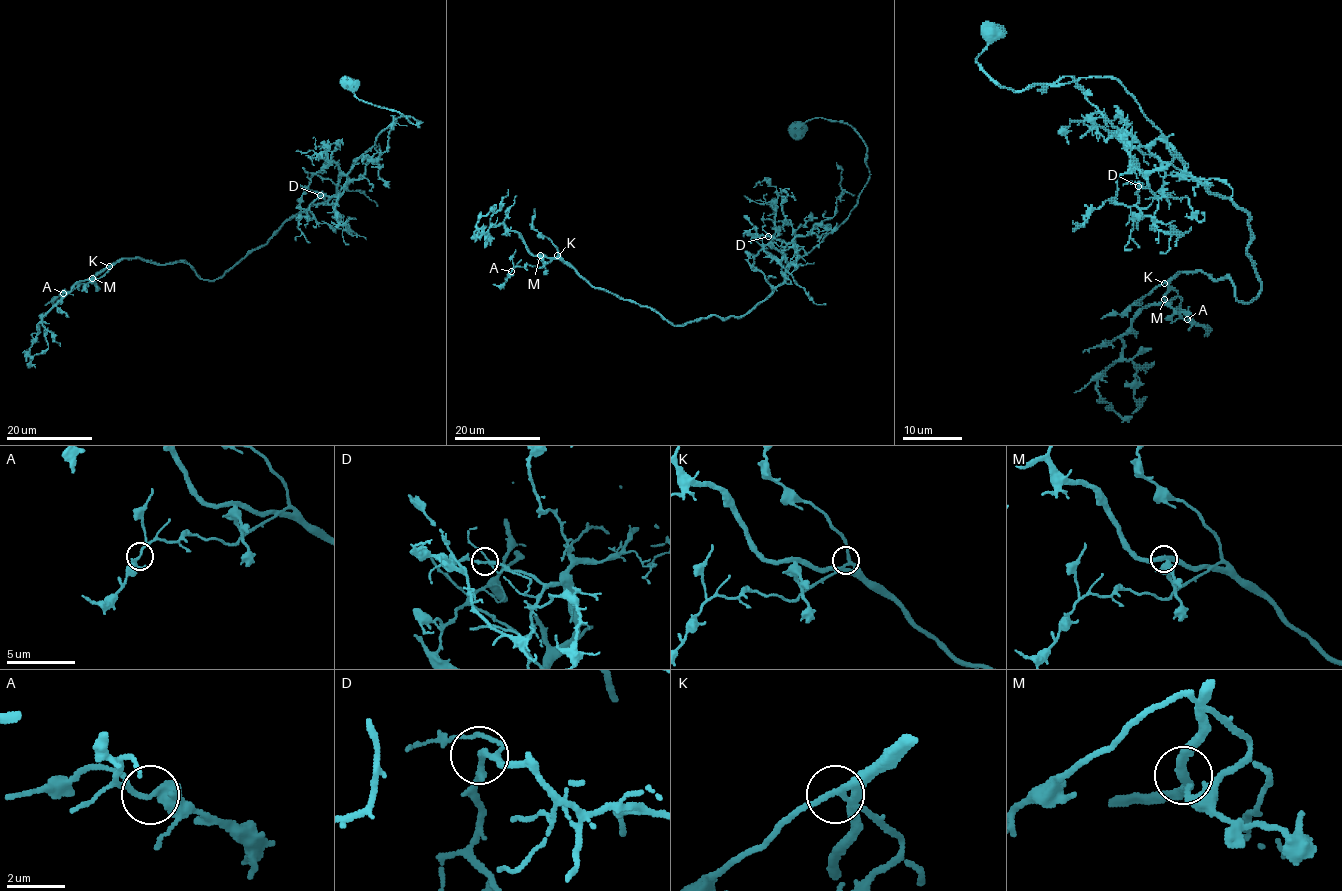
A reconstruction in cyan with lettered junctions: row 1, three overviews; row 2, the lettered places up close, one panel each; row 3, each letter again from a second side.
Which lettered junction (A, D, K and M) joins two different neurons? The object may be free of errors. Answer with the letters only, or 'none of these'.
none of these

